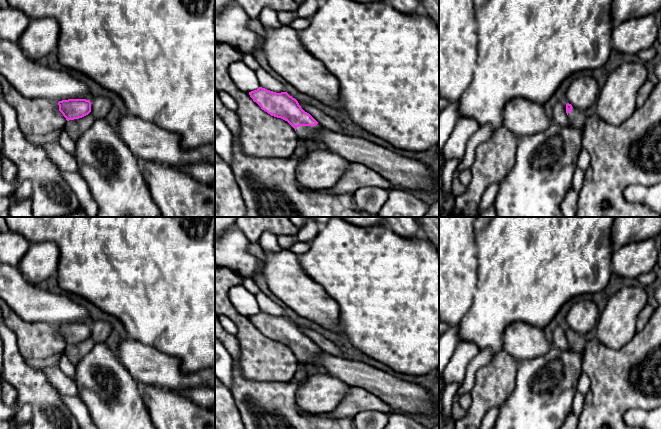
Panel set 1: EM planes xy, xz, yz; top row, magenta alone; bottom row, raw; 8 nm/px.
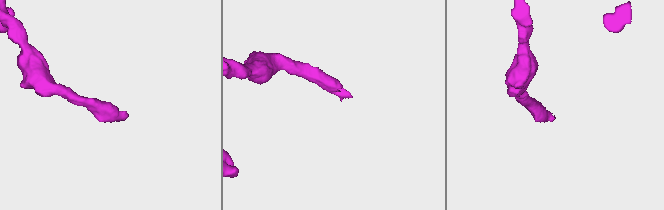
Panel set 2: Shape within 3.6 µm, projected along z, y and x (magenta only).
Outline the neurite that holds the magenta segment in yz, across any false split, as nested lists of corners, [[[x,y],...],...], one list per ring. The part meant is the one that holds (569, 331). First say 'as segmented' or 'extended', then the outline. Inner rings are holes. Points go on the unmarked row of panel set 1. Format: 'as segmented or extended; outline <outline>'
extended; outline [[[566,328],[568,349],[551,346],[548,353],[526,361],[517,361],[515,387],[508,399],[500,405],[499,415],[493,429],[561,429],[566,417],[572,412],[572,402],[577,392],[577,383],[582,371],[582,354],[586,340],[583,335]]]

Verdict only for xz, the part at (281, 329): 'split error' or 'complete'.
split error

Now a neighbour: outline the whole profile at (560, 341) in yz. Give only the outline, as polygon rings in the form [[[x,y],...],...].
[[[564,322],[554,330],[553,341],[551,342],[551,346],[557,347],[561,350],[568,349],[568,341],[566,337],[567,327],[567,324]]]

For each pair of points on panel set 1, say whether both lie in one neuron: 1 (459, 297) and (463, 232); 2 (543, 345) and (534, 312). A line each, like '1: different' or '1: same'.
1: same
2: different

